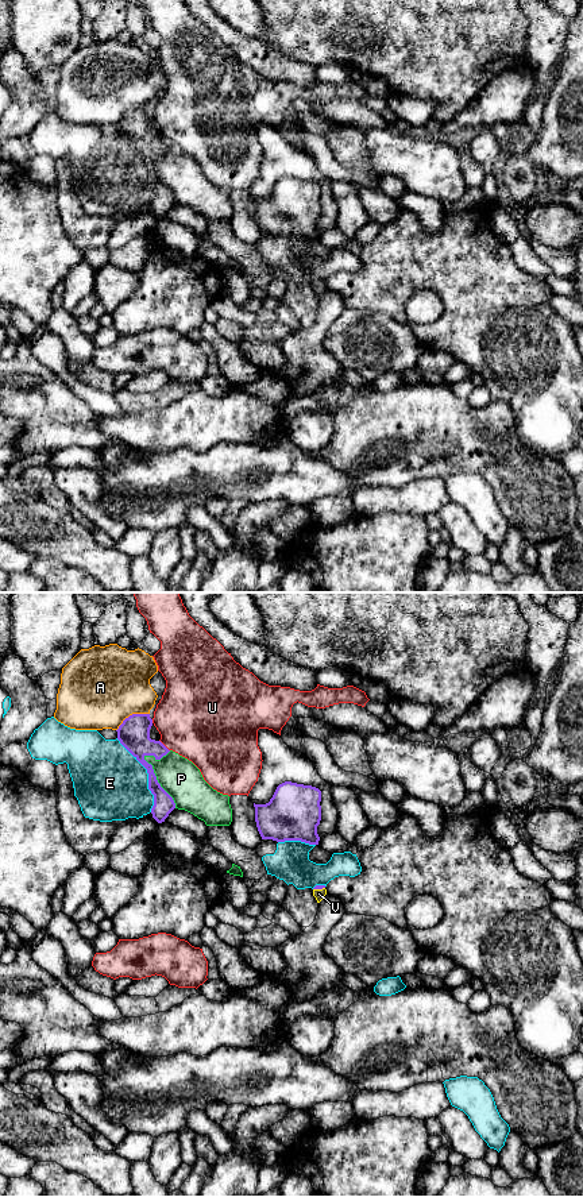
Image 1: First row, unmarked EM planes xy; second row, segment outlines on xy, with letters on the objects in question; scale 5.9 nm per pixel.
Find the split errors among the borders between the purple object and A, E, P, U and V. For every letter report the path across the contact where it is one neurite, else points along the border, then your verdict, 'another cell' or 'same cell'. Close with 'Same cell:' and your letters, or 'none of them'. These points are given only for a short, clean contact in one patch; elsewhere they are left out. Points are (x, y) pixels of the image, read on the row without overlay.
A: another cell
E: another cell
P: another cell
U: another cell
V: runs through xy (317, 282), (319, 284), (319, 289); same cell
Same cell: V

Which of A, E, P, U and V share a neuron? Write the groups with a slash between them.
A / E / P / U / V

